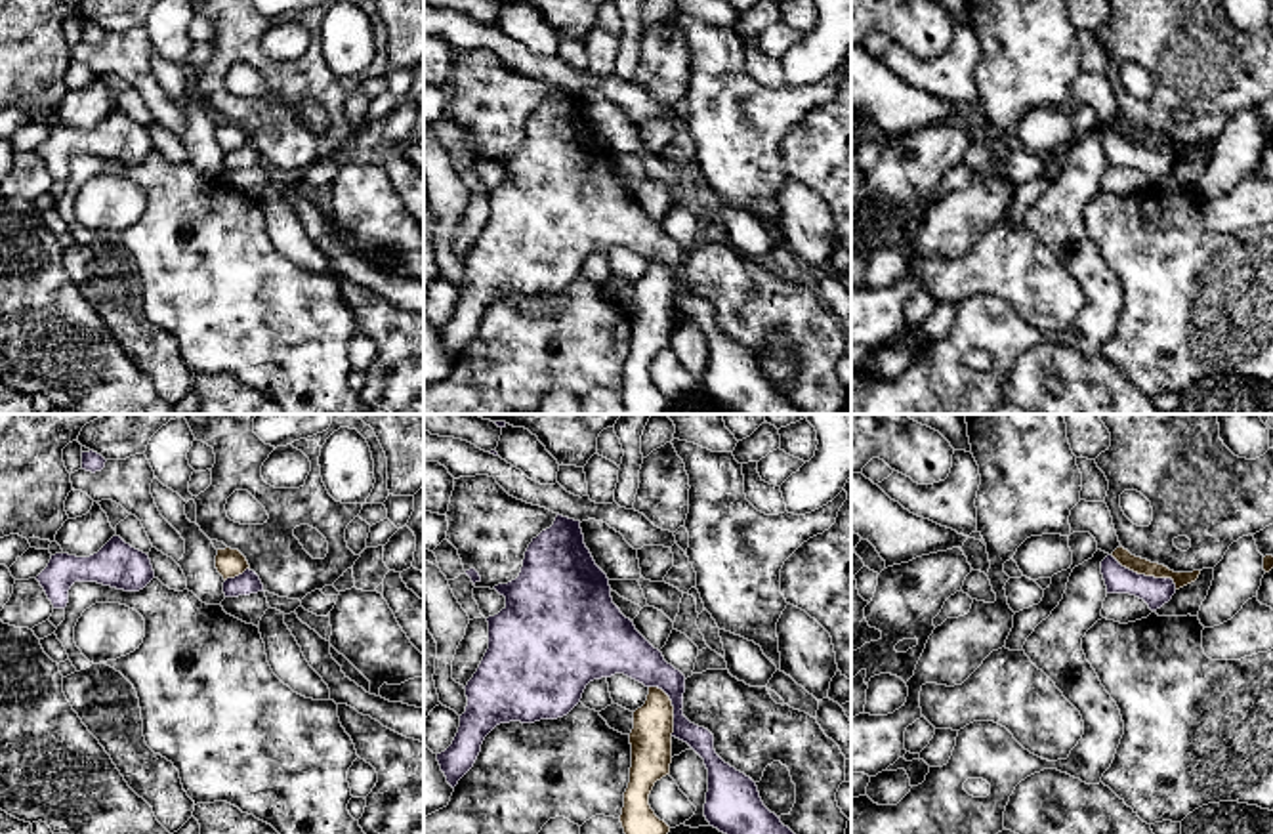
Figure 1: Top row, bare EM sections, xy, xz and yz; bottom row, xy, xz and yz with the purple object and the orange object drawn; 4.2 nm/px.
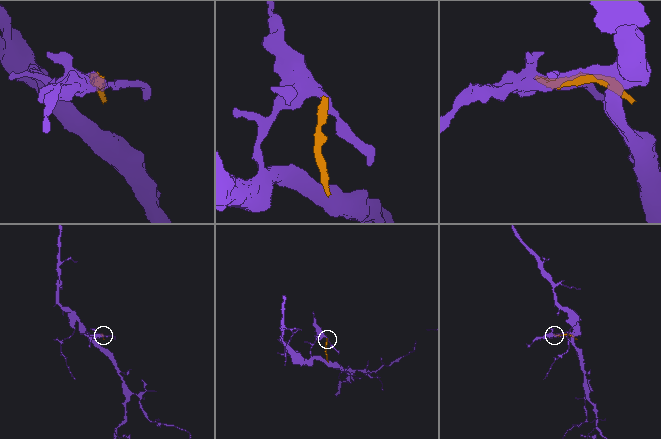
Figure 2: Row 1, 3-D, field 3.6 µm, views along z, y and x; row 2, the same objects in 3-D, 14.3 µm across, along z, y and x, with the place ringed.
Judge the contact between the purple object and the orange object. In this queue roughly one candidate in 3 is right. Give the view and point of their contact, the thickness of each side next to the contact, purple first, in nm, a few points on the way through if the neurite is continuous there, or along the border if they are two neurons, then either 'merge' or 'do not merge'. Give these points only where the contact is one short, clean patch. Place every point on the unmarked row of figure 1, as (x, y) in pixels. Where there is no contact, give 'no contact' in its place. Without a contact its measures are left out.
contact yz (1144, 147); calibres 120 and 70 nm; border yz (1111, 126), (1138, 145), (1168, 149), (1176, 161); do not merge

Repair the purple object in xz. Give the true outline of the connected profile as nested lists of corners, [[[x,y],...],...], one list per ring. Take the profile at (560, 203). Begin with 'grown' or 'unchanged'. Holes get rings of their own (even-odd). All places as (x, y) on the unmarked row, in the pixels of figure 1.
unchanged; [[[557,86],[553,97],[529,116],[519,149],[494,162],[506,170],[506,179],[487,191],[489,221],[464,260],[468,279],[458,305],[452,317],[437,326],[452,361],[473,340],[485,309],[496,298],[563,290],[580,275],[590,254],[624,246],[670,269],[672,309],[687,315],[708,342],[704,389],[710,399],[735,414],[803,414],[763,378],[756,355],[716,326],[714,307],[683,288],[685,248],[668,237],[613,176],[609,151],[586,120],[580,94]]]

